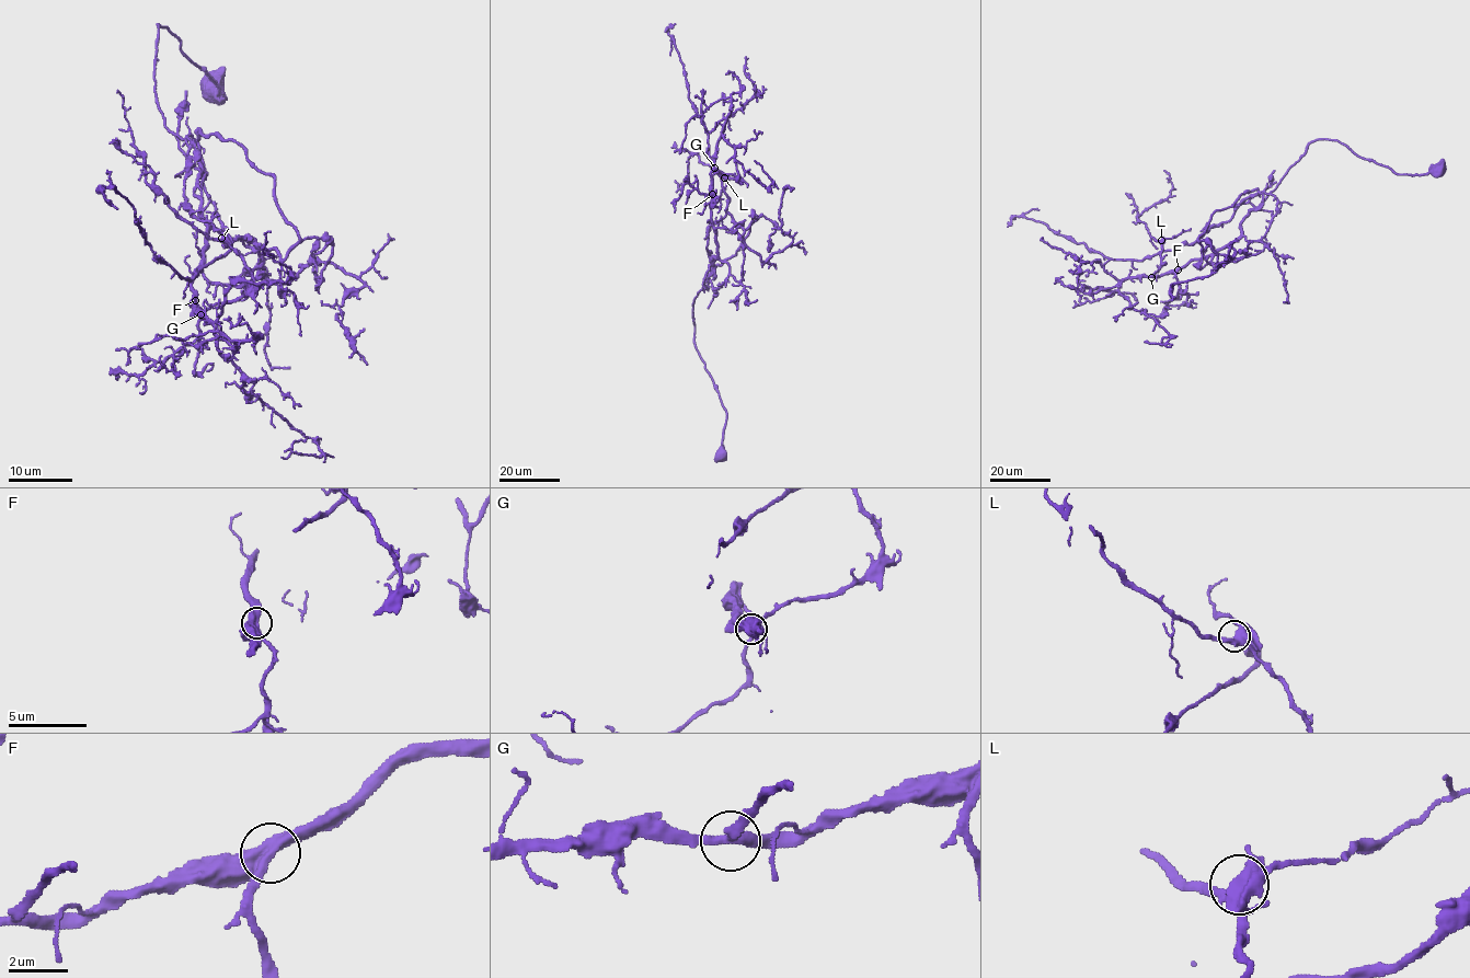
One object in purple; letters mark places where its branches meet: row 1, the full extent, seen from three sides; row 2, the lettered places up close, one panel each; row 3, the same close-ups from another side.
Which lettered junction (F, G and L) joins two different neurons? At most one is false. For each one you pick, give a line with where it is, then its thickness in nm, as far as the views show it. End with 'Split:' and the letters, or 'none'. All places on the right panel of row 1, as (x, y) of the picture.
Split: none

